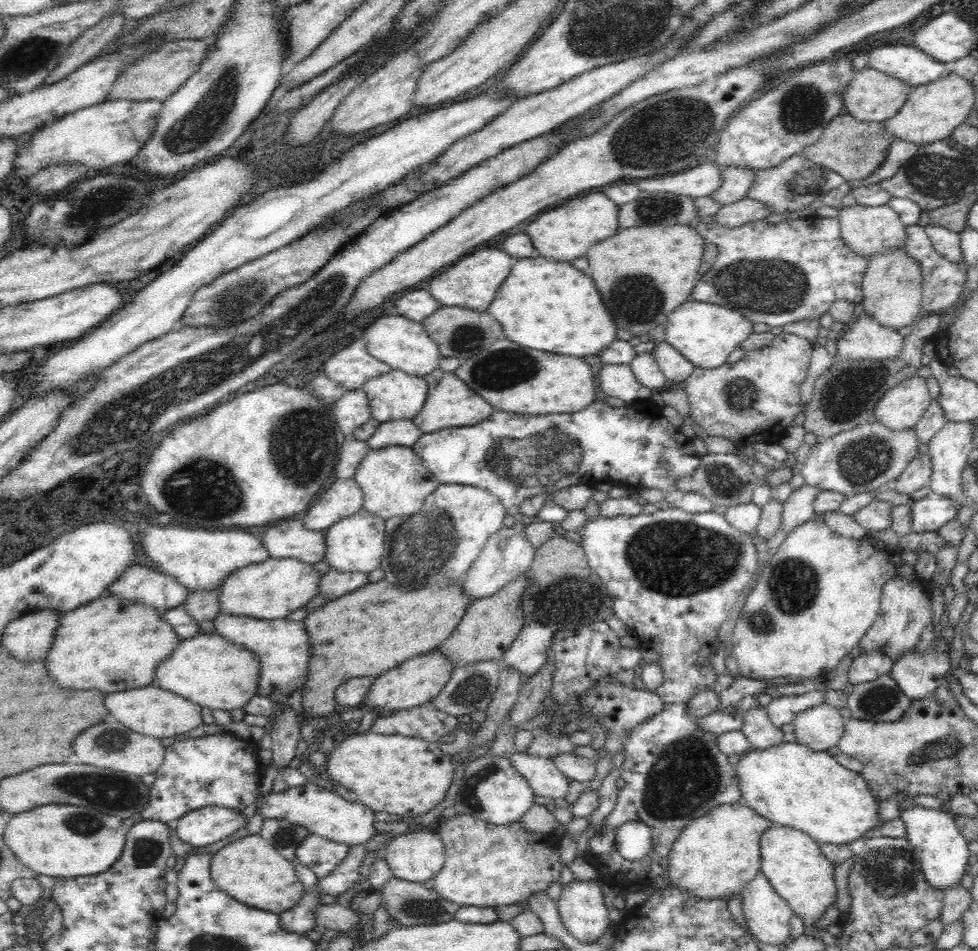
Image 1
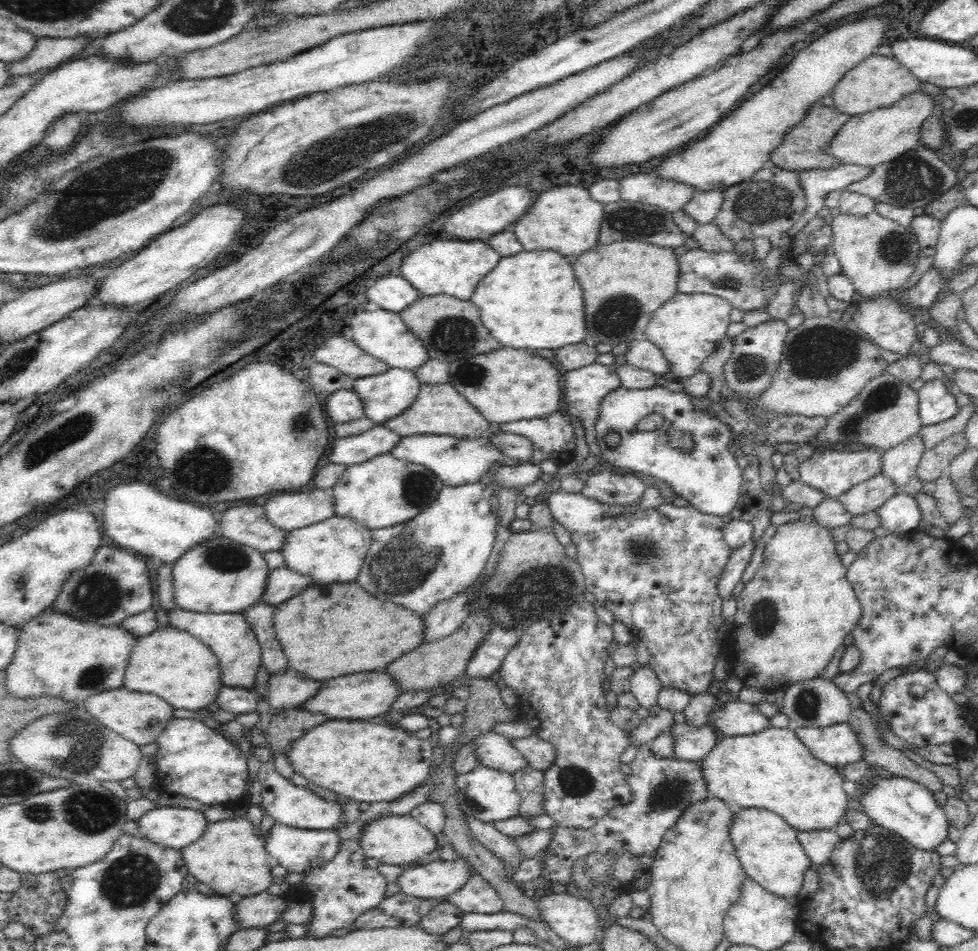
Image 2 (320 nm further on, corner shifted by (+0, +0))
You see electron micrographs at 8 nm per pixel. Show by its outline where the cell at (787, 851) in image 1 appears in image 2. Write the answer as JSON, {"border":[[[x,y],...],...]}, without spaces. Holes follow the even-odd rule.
{"border":[[[742,807],[735,808],[732,824],[728,824],[728,835],[746,876],[753,878],[768,892],[789,900],[797,899],[804,872],[813,864],[800,845],[795,828],[765,808]]]}

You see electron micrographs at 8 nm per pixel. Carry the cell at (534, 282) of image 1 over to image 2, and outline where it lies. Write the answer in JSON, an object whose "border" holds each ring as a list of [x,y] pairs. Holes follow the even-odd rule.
{"border":[[[522,250],[514,256],[502,256],[500,262],[476,284],[469,302],[478,307],[480,319],[490,334],[500,340],[500,344],[512,348],[556,350],[563,346],[582,342],[586,336],[584,324],[583,291],[574,278],[573,265],[565,256],[554,250]]]}

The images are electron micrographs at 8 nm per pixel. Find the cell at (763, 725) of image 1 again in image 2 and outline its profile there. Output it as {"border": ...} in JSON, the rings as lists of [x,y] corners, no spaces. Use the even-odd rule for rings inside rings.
{"border":[[[716,697],[716,704],[710,710],[710,721],[719,736],[742,736],[756,734],[768,728],[768,717],[762,715],[755,704],[740,701],[721,701]]]}

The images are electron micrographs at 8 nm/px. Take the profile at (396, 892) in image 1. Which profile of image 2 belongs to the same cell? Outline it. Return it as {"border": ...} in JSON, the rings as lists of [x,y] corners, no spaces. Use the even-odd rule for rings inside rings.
{"border":[[[471,865],[468,869],[470,874],[464,886],[448,895],[446,899],[464,912],[496,914],[504,911],[503,900],[499,892],[489,882],[486,882],[481,873],[476,872]]]}

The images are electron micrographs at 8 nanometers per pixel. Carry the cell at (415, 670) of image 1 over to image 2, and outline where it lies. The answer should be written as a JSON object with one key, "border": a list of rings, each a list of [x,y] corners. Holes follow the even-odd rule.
{"border":[[[358,672],[358,674],[320,681],[320,688],[316,690],[316,694],[300,702],[298,708],[317,715],[324,715],[328,719],[380,720],[381,716],[388,712],[392,700],[396,700],[396,696],[400,693],[392,677],[382,672]]]}

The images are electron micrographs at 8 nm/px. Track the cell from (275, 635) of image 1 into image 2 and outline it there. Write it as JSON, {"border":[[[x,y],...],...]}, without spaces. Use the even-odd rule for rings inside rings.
{"border":[[[180,607],[166,609],[170,626],[188,632],[204,643],[212,654],[216,655],[220,665],[220,681],[223,686],[240,686],[253,689],[256,672],[261,664],[261,650],[254,631],[246,623],[245,617],[237,612],[213,614],[208,612],[192,612]]]}

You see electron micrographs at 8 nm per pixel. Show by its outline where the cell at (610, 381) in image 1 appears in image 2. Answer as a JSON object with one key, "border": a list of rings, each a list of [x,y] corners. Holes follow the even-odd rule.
{"border":[[[599,363],[588,364],[588,366],[582,366],[574,370],[568,370],[563,374],[564,378],[564,402],[566,404],[565,413],[572,418],[573,421],[580,422],[585,430],[585,438],[589,446],[589,452],[598,456],[599,466],[609,466],[608,462],[604,460],[604,457],[600,455],[602,448],[600,444],[596,442],[594,438],[595,434],[595,422],[599,413],[599,406],[602,402],[602,398],[620,387],[620,379],[618,379],[617,371],[614,371],[610,365],[604,365]]]}

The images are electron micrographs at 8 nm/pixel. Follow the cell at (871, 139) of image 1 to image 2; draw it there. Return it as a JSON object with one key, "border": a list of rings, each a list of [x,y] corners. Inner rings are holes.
{"border":[[[818,102],[812,104],[810,108],[806,108],[804,118],[796,126],[792,126],[791,130],[784,132],[784,136],[780,140],[781,144],[771,153],[769,160],[778,168],[789,171],[834,168],[834,166],[840,165],[840,162],[827,152],[827,145],[840,127],[850,120],[850,117],[834,106],[824,106]]]}

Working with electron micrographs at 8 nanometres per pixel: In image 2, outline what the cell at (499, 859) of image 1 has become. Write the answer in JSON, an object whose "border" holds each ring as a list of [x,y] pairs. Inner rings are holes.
{"border":[[[459,856],[454,861],[435,859],[425,865],[402,866],[395,884],[400,892],[416,898],[446,899],[464,886],[470,874],[470,864]]]}

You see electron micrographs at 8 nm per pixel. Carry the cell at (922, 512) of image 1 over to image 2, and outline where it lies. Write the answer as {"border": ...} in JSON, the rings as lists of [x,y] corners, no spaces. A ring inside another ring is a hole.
{"border":[[[898,491],[874,512],[880,518],[881,527],[895,534],[918,529],[921,519],[921,510],[916,500],[903,491]]]}

